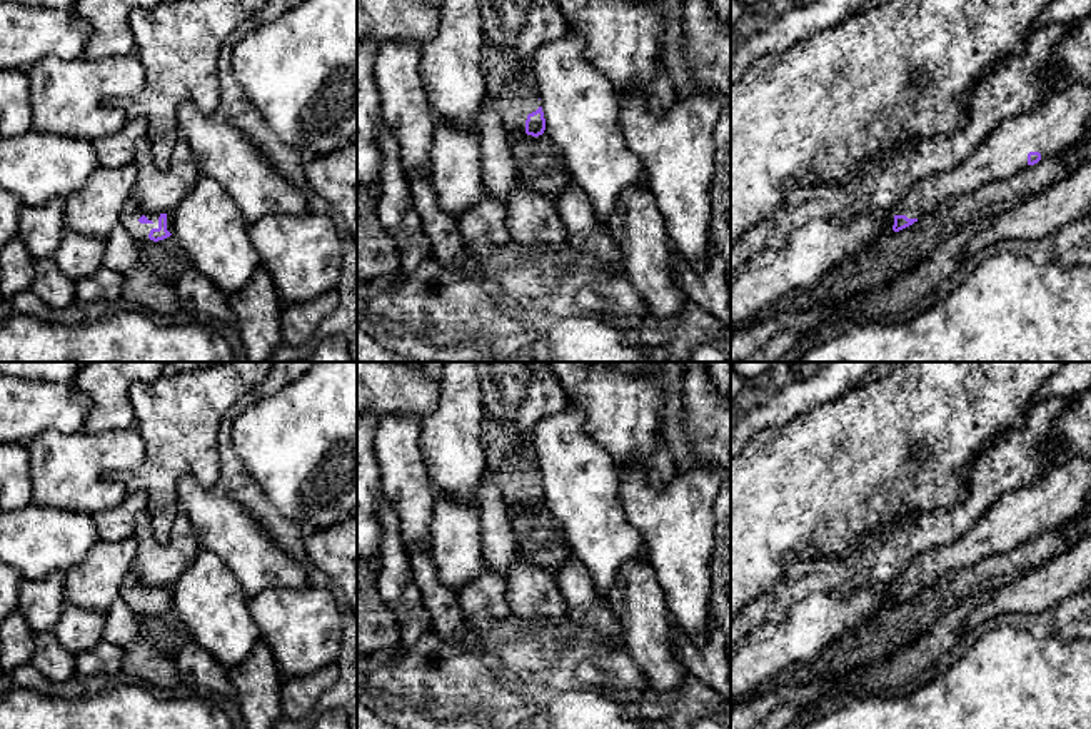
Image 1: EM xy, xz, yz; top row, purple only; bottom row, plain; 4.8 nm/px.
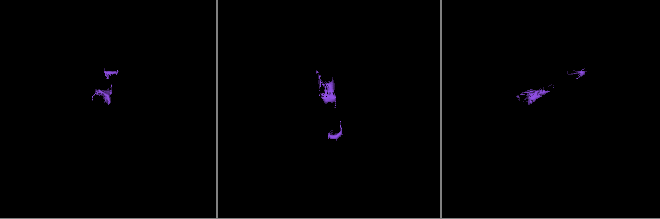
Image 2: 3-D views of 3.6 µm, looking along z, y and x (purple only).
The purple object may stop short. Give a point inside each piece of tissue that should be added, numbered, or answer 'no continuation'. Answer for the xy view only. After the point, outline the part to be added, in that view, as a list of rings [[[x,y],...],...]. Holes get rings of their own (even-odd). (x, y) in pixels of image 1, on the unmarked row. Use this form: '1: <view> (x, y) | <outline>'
1: xy (129, 591) | [[[128,571],[120,586],[118,597],[135,612],[137,616],[150,614],[148,607],[152,602],[158,602],[160,587],[143,586],[137,576]]]

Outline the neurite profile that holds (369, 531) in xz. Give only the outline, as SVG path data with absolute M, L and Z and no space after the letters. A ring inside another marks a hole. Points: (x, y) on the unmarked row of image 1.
M357 415L357 559L375 559L382 554L382 525L377 499L382 489L374 439L379 419Z

